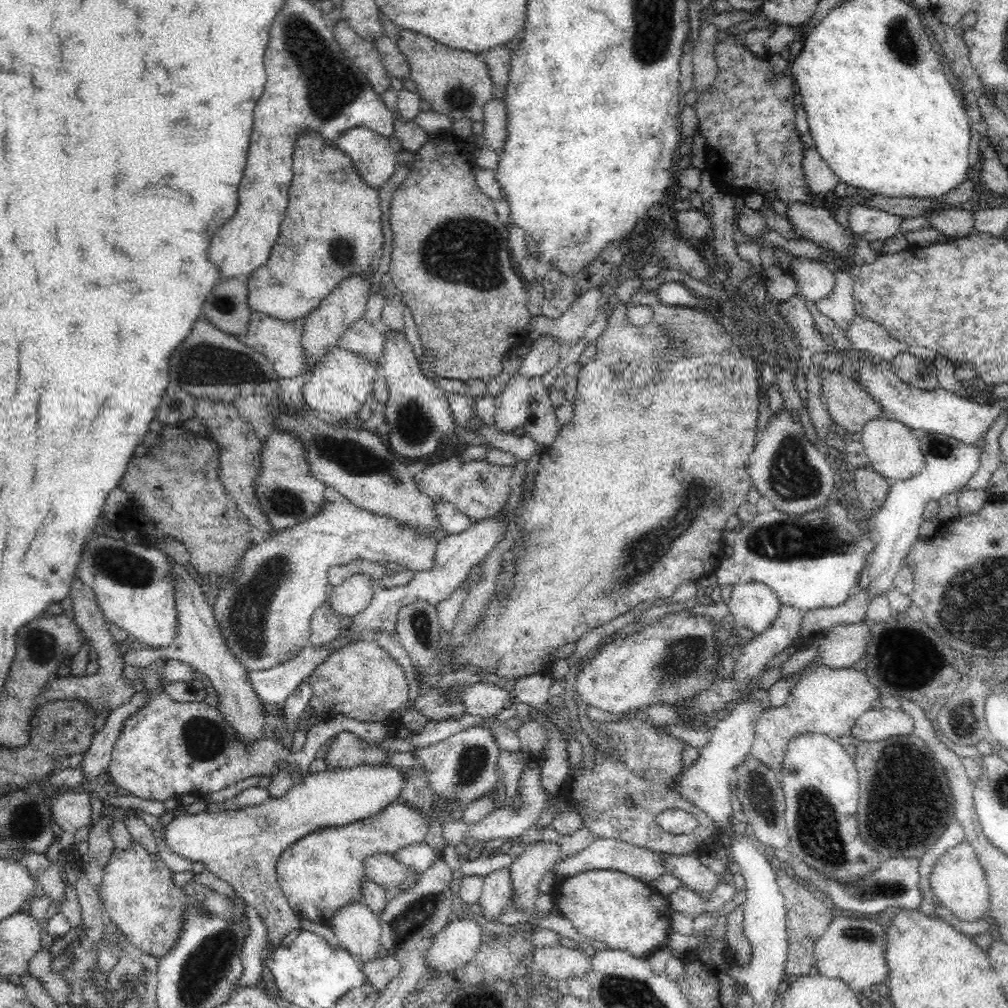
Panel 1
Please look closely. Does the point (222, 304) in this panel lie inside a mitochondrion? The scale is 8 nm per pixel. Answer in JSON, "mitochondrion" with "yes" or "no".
{"mitochondrion":"yes"}

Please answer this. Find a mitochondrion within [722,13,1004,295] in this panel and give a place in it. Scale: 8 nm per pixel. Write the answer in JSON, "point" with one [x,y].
{"point":[898,34]}

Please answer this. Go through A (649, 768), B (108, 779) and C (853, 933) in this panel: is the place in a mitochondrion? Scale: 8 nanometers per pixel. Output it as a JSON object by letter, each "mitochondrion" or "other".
{"A":"mitochondrion","B":"other","C":"mitochondrion"}

